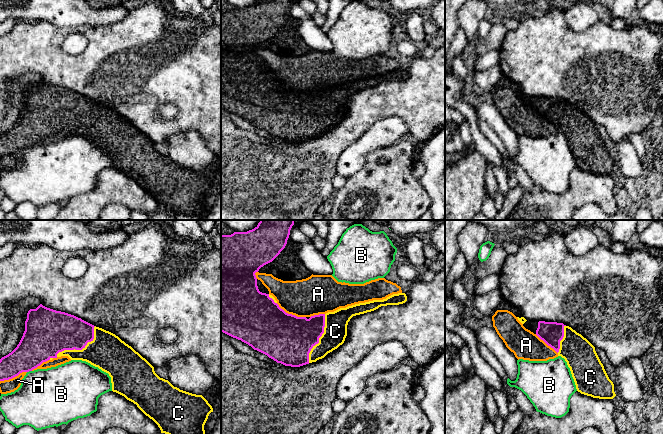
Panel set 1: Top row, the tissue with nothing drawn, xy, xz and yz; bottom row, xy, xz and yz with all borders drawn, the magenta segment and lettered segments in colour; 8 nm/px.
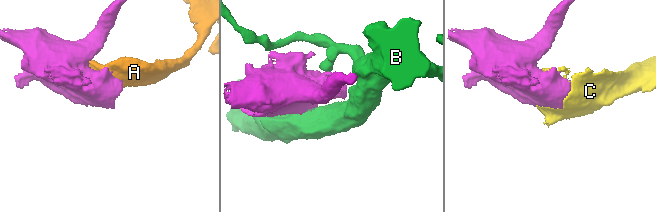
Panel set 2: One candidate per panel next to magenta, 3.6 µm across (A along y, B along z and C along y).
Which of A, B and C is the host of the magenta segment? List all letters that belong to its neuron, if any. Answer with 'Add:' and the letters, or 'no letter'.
Add: C

